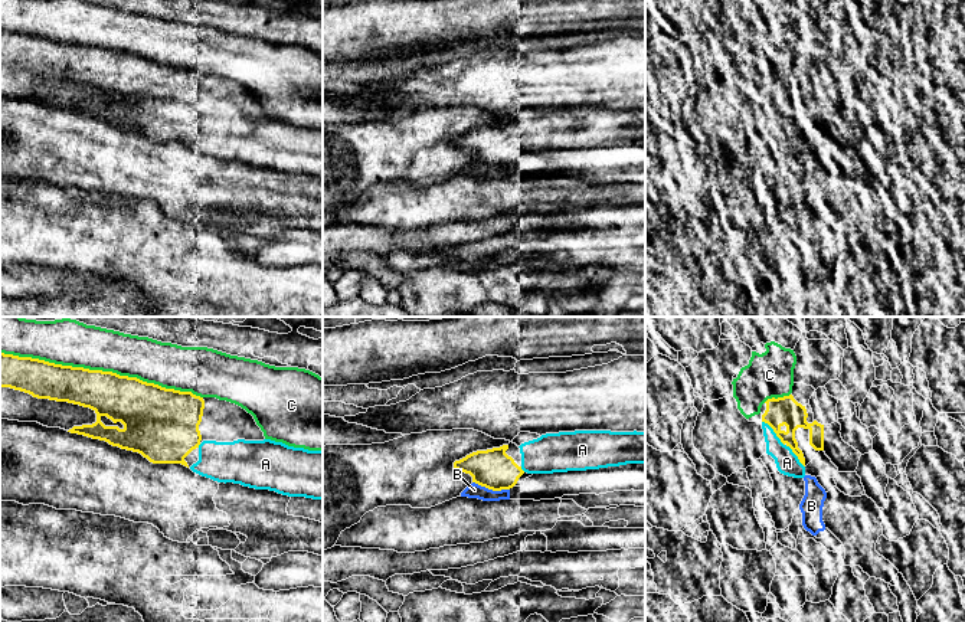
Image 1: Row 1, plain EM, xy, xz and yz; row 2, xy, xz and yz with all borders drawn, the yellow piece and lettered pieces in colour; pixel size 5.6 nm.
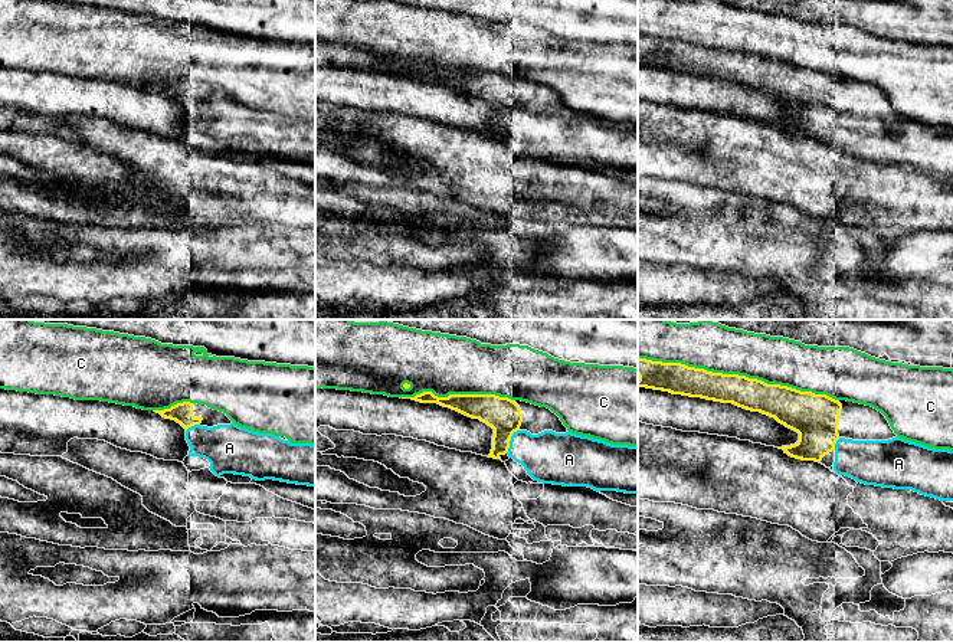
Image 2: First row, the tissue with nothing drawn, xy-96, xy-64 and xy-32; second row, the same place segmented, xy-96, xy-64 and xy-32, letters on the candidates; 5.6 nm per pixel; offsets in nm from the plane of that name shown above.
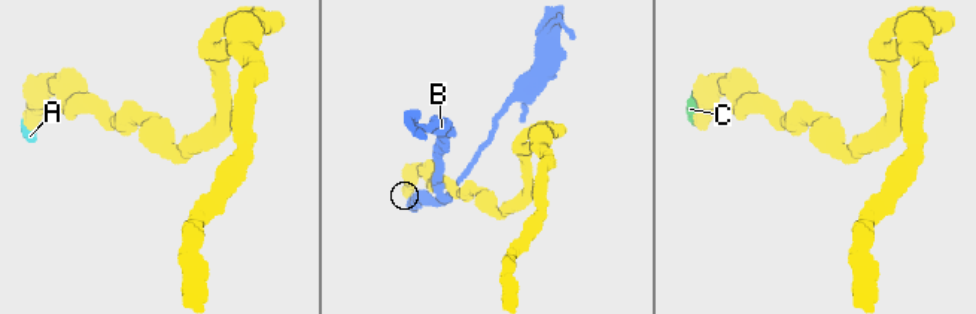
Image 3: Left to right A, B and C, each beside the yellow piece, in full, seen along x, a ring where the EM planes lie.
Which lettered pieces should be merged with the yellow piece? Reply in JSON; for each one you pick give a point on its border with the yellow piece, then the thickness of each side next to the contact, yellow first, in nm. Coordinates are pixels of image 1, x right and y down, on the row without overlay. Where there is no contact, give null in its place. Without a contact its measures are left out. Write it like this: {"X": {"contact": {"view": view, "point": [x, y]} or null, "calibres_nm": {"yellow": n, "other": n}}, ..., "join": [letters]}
{"A": {"contact": {"view": "yz", "point": [784, 121]}, "calibres_nm": {"yellow": 160, "other": 130}}, "join": ["A"]}

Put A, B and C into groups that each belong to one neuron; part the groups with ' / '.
A / B / C

